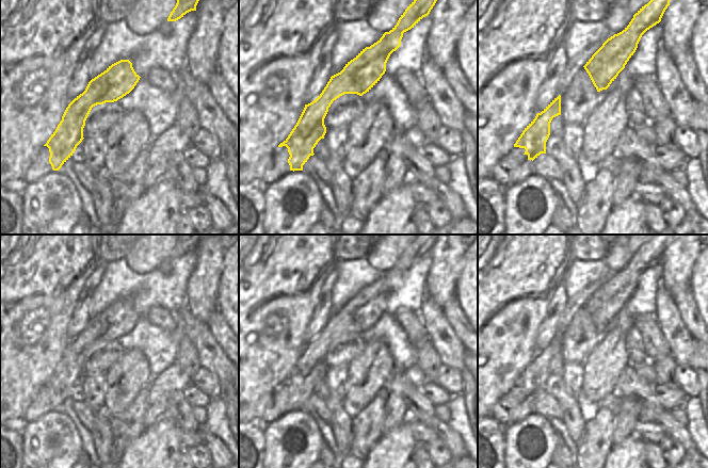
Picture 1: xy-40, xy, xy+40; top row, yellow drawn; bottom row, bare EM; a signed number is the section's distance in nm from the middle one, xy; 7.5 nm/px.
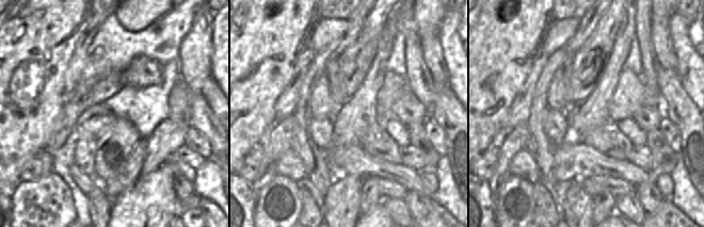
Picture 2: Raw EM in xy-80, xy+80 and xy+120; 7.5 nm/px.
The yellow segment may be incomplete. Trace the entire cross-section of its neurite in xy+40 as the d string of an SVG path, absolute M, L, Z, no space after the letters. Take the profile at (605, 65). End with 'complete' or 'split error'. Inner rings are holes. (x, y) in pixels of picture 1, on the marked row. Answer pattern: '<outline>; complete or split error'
M650 0L620 33L608 38L583 66L597 92L607 90L625 68L642 35L659 23L671 0Z; complete

